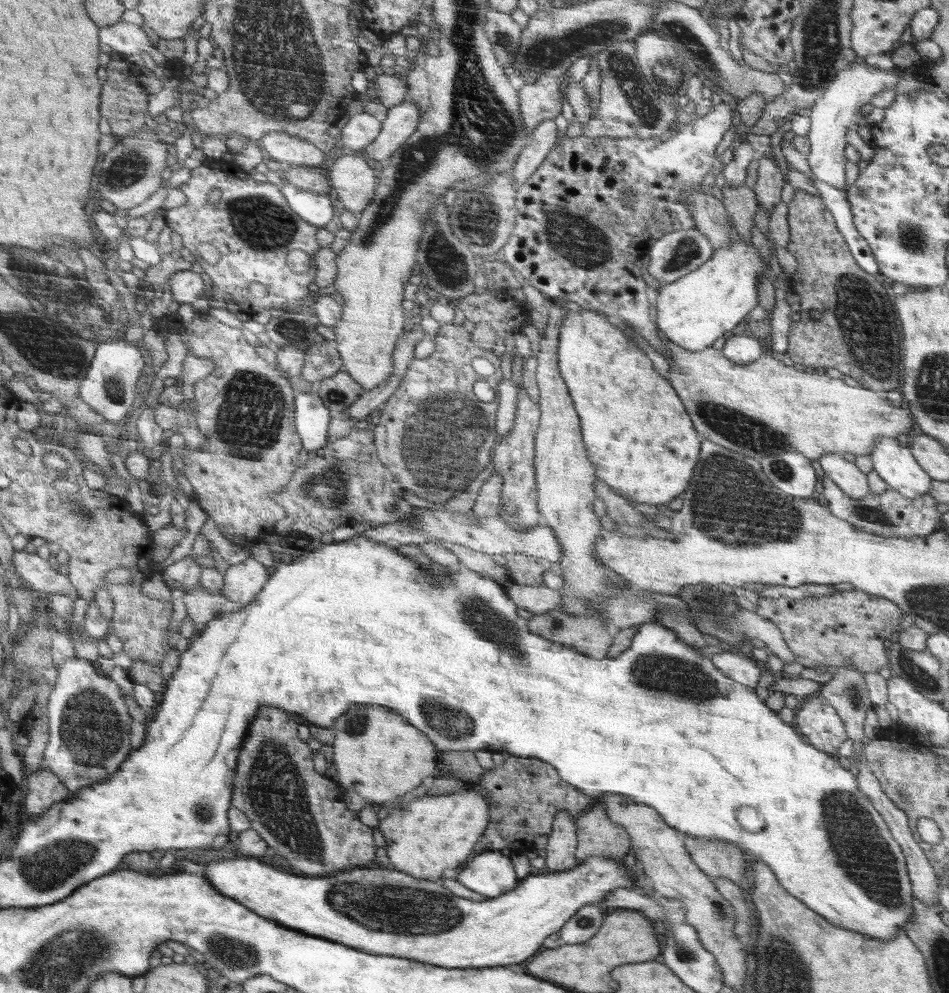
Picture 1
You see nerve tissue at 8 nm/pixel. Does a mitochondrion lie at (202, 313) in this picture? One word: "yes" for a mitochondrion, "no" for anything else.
no

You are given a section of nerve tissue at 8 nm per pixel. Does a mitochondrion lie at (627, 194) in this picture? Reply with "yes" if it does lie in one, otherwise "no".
yes

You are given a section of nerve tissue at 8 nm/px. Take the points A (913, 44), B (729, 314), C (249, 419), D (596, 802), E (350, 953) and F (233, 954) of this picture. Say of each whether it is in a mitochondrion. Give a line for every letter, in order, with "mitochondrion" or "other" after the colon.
A: other
B: other
C: mitochondrion
D: other
E: other
F: mitochondrion

